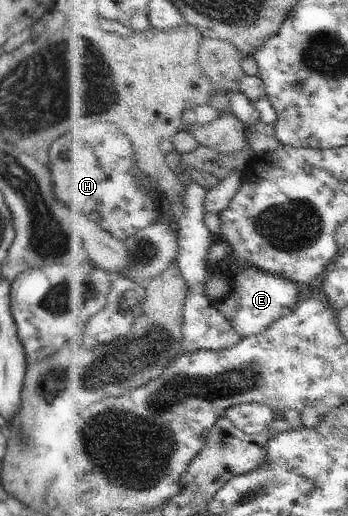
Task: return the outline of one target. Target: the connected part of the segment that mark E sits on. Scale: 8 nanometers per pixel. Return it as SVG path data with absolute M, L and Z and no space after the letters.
M251 267L248 271L236 277L229 275L228 279L232 286L231 293L239 295L241 299L241 309L232 323L243 339L267 330L276 320L279 320L285 314L289 314L291 304L300 304L297 302L302 301L299 293L301 290L299 290L296 282L260 271L255 267Z

